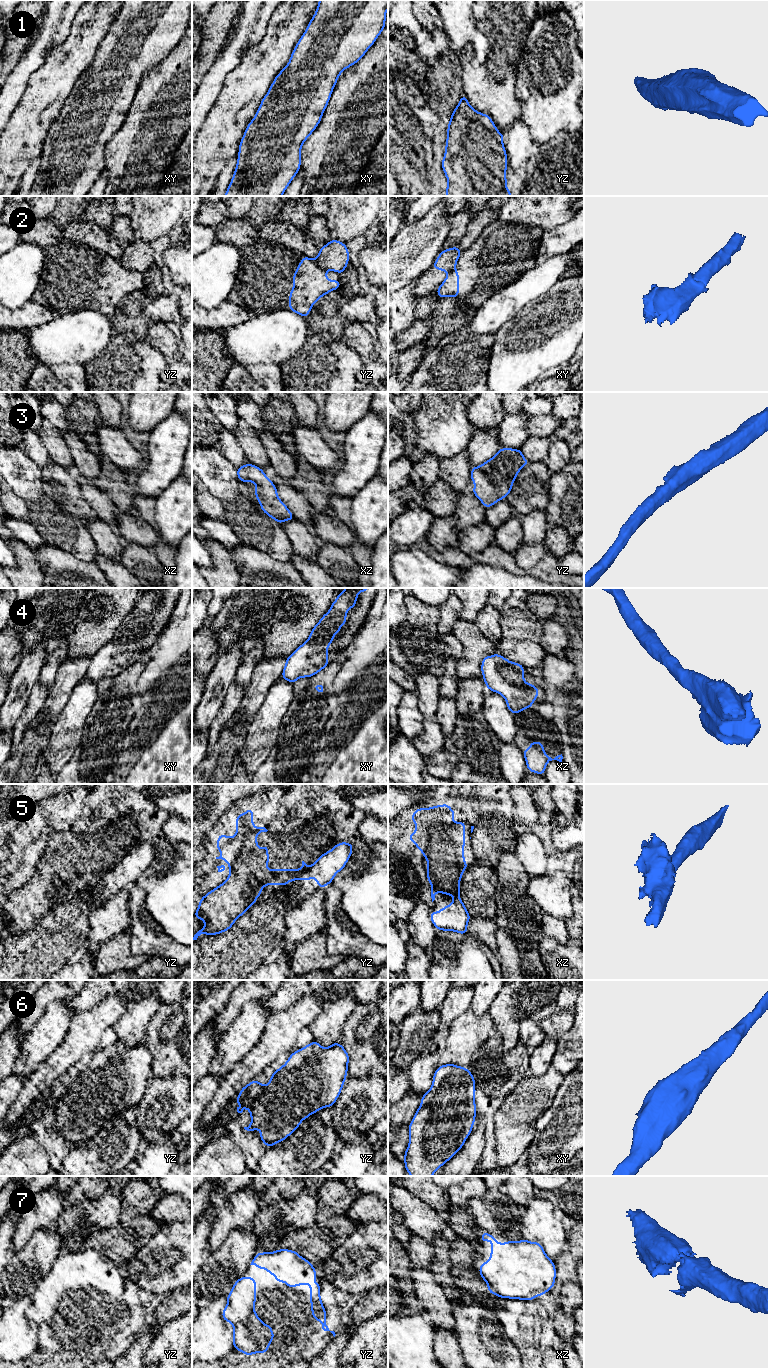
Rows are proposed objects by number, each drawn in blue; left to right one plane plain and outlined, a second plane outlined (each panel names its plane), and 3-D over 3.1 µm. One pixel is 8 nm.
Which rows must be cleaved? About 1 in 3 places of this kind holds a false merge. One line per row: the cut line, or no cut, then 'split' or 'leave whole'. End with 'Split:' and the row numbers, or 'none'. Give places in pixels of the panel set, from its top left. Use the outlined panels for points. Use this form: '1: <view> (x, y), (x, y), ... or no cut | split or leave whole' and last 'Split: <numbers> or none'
1: no cut | leave whole
2: yz (315, 259), (317, 264), (326, 270) | split
3: no cut | leave whole
4: no cut | leave whole
5: yz (309, 867), (300, 878) | split
6: no cut | leave whole
7: no cut | leave whole
Split: 2, 5

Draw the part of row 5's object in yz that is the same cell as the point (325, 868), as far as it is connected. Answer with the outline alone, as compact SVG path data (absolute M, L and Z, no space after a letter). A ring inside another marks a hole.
M353 842L336 844L330 851L321 854L308 870L303 873L301 879L310 881L314 875L318 888L326 887L332 883L335 875L346 866L353 852L352 845Z

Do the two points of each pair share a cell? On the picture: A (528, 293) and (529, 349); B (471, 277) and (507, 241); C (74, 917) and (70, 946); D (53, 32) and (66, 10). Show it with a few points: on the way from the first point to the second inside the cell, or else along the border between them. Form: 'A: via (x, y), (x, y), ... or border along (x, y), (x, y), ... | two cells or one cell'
A: border along (548, 291), (527, 303), (510, 319) | two cells
B: via (480, 268), (498, 250) | one cell
C: via (70, 924), (70, 939) | one cell
D: via (53, 27), (61, 15) | one cell

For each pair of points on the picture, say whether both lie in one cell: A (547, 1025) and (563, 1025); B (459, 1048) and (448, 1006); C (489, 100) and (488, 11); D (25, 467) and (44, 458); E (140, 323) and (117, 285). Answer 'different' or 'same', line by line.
A: same
B: different
C: same
D: different
E: different

